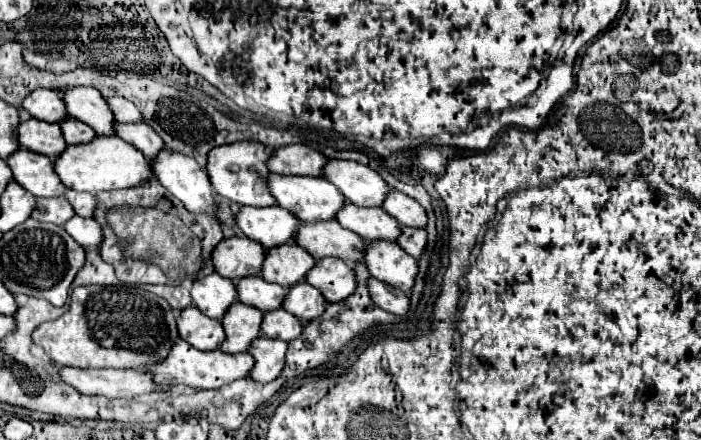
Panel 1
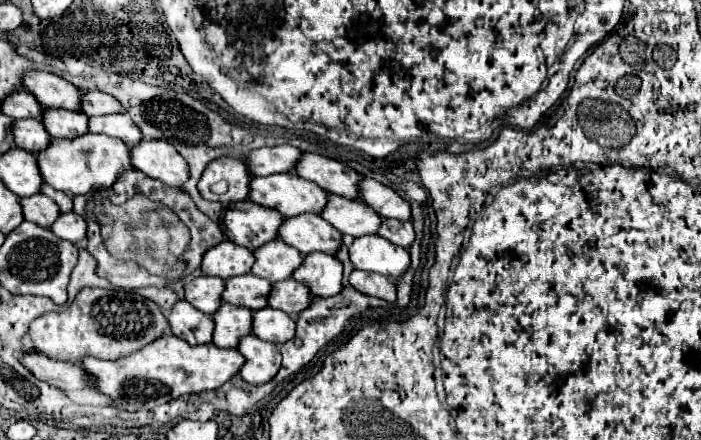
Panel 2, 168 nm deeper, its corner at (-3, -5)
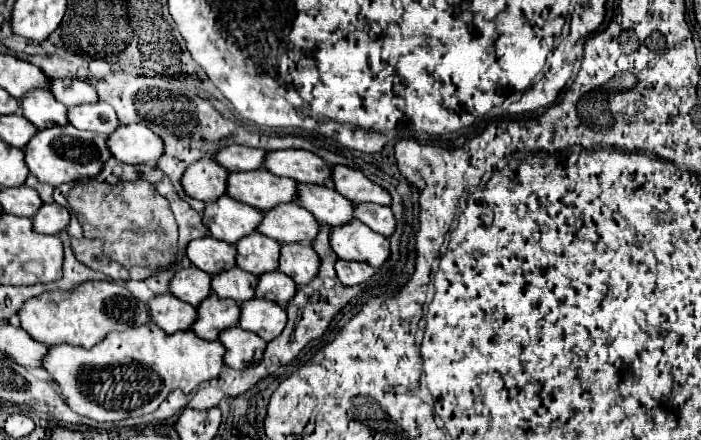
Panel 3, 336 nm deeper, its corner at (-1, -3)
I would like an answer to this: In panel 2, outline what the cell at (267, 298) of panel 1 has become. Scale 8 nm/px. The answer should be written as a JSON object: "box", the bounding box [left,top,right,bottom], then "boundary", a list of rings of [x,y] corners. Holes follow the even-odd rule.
{"box":[222,274,272,310],"boundary":[[[242,274],[238,278],[226,280],[226,290],[222,300],[236,306],[246,306],[250,310],[260,310],[268,306],[272,284],[268,280],[256,278],[254,274]]]}

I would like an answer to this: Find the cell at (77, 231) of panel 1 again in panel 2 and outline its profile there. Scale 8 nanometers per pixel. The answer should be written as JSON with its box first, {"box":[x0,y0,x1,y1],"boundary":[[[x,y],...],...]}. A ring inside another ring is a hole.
{"box":[50,212,86,244],"boundary":[[[66,212],[66,214],[60,214],[60,218],[50,226],[52,232],[58,236],[58,238],[64,238],[68,242],[74,242],[78,244],[80,240],[86,238],[86,220],[74,212]]]}

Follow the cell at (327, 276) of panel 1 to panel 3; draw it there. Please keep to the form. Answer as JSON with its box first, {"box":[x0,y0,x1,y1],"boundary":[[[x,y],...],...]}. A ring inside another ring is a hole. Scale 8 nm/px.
{"box":[278,244,318,286],"boundary":[[[282,244],[278,270],[290,276],[298,286],[308,284],[318,274],[318,254],[310,244]]]}

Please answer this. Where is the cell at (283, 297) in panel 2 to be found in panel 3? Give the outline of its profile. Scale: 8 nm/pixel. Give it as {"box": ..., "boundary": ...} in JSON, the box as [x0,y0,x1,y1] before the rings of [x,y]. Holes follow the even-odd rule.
{"box":[256,272,296,302],"boundary":[[[266,272],[258,276],[258,286],[256,286],[256,296],[272,302],[288,302],[290,296],[294,296],[296,284],[290,280],[290,276],[284,276],[282,272]]]}

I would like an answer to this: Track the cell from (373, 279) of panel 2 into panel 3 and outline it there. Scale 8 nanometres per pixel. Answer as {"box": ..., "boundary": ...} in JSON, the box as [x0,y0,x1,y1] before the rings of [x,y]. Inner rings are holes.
{"box":[336,260,374,286],"boundary":[[[336,260],[336,274],[338,274],[338,280],[346,286],[354,286],[354,284],[360,284],[364,280],[368,280],[372,274],[374,274],[374,268],[370,268],[368,264],[362,264],[362,262],[350,262],[350,260]]]}

